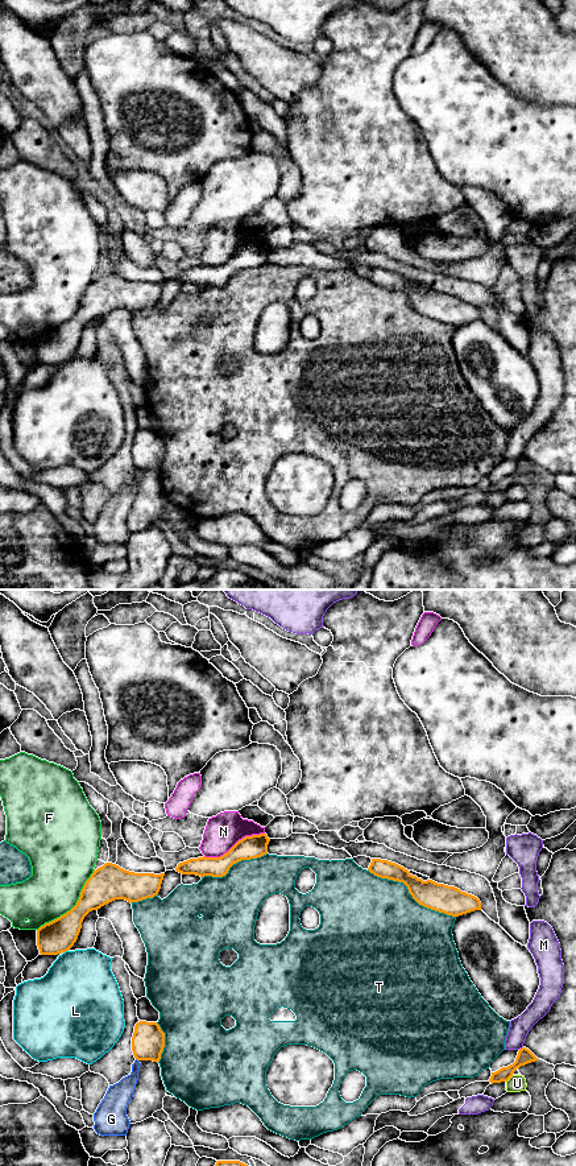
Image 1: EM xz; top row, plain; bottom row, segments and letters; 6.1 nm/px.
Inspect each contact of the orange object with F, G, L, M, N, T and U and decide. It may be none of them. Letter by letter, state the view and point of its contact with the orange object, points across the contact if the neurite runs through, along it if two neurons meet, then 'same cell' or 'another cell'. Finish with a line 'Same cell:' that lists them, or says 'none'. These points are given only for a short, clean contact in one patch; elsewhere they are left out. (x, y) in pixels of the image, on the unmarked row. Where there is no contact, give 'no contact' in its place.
F: meets orange in xz at (74, 315); another cell
G: meets orange in xz at (137, 468); another cell
L: meets orange in xz at (65, 360); another cell
M: meets orange in xz at (519, 458); another cell
N: meets orange in xz at (235, 253); another cell
T: meets orange in xz at (410, 302); another cell
U: meets orange in xz at (509, 487); another cell
Same cell: none

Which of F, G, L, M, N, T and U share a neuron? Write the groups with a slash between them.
F / G / L / M / N / T / U

